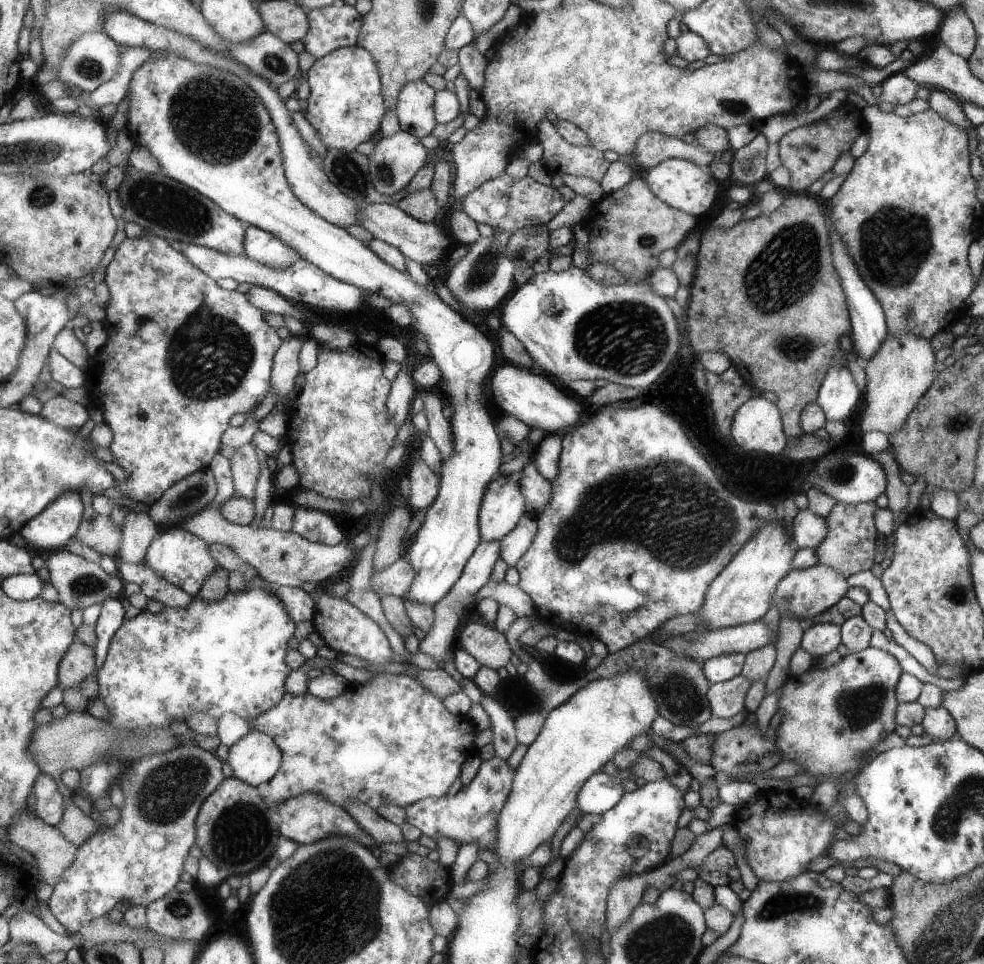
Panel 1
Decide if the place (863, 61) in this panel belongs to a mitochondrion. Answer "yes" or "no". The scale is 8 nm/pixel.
no

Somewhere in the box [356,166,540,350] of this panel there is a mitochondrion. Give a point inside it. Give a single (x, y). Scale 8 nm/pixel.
(491, 256)

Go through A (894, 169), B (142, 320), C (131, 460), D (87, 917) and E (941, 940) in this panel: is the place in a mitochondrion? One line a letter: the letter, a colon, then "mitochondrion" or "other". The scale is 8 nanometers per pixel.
A: other
B: other
C: other
D: other
E: mitochondrion

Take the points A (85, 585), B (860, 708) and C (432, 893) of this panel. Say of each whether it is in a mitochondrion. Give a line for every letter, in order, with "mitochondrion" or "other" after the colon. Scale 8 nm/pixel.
A: mitochondrion
B: mitochondrion
C: other

